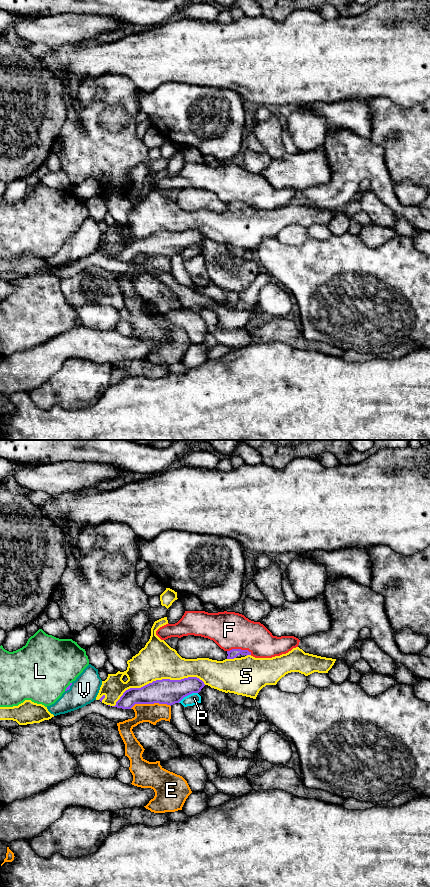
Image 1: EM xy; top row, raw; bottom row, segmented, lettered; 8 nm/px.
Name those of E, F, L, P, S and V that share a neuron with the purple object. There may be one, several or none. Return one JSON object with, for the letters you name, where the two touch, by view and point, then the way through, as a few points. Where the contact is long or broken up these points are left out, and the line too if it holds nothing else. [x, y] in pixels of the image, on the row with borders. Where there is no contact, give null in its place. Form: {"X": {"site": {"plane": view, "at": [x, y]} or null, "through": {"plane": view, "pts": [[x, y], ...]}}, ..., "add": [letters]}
{"add": []}

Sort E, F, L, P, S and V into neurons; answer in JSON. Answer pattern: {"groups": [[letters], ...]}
{"groups": [["E"], ["F"], ["L"], ["P"], ["S"], ["V"]]}

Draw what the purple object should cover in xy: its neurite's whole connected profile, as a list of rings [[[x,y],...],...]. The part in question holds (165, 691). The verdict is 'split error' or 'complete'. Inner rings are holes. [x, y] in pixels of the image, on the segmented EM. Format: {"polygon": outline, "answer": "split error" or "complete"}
{"polygon": [[[197,677],[156,680],[141,688],[126,690],[112,707],[131,709],[135,704],[154,703],[171,706],[192,693],[199,693],[204,686],[204,682]]], "answer": "complete"}

